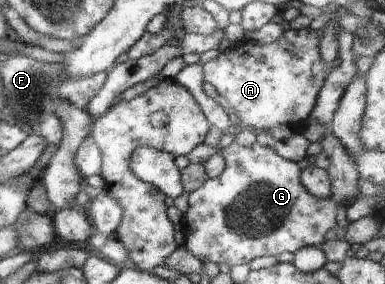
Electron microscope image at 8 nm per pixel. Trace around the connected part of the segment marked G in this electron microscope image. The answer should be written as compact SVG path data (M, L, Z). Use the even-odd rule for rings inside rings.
M236 141L230 146L224 148L221 156L225 161L224 172L220 176L215 178L208 178L206 182L199 188L196 188L190 193L190 199L188 202L188 212L184 215L183 223L184 226L180 233L185 237L185 248L190 252L194 258L198 258L202 264L207 262L213 262L214 264L228 264L228 266L235 267L241 264L249 264L253 259L262 256L279 256L286 252L292 253L293 255L306 246L320 246L324 244L324 236L330 228L334 228L337 222L336 204L330 200L318 200L314 198L301 182L301 169L298 163L292 162L278 156L274 152L273 148L261 146L259 143L254 143L252 146L242 146Z

